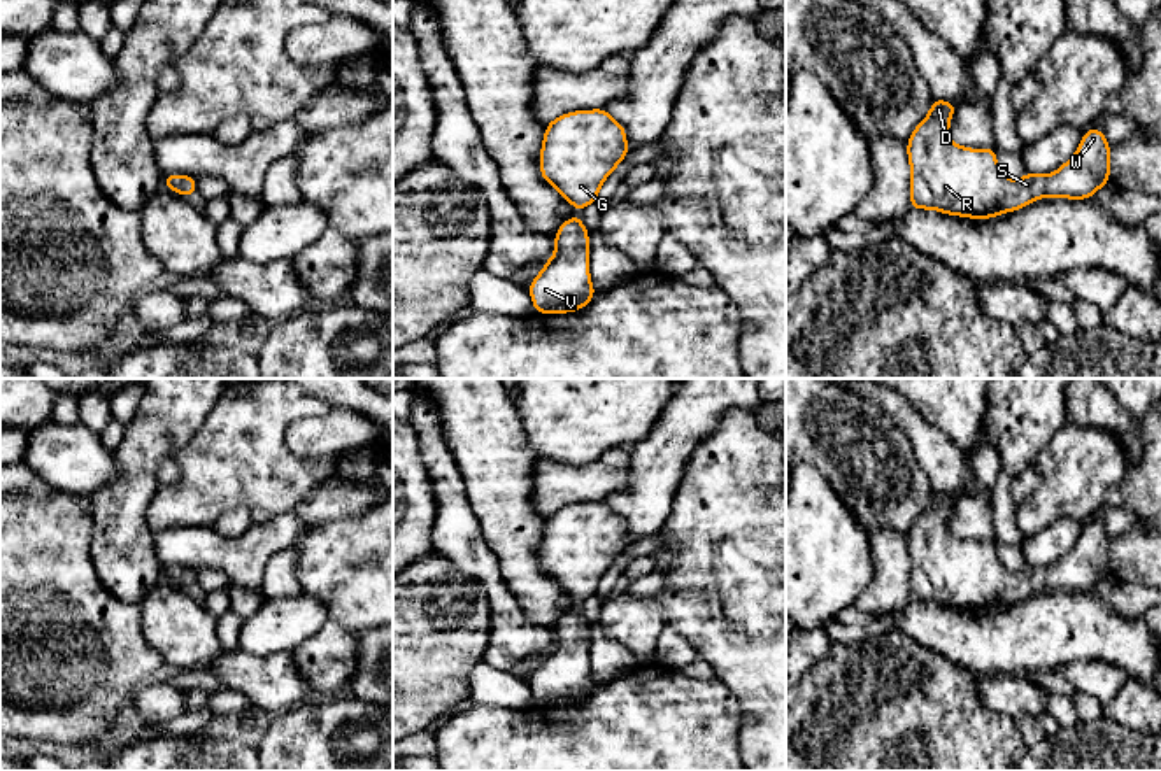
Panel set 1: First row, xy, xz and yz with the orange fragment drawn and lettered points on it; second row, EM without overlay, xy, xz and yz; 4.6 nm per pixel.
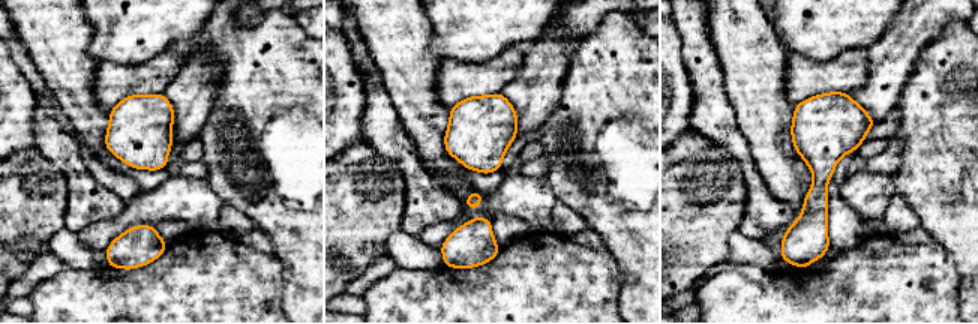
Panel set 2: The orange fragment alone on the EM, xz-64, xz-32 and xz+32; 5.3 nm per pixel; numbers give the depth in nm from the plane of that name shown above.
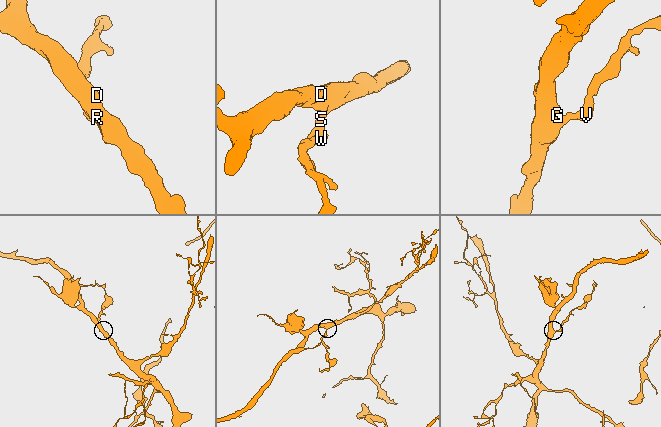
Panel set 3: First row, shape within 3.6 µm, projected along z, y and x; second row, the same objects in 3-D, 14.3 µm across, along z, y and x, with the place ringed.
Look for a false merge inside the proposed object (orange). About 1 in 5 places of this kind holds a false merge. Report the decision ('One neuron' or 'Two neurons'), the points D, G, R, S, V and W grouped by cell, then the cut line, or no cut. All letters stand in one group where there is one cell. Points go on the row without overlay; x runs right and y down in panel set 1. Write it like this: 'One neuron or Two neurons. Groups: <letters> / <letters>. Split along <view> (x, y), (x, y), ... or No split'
One neuron. Groups: D G R S V W. No split

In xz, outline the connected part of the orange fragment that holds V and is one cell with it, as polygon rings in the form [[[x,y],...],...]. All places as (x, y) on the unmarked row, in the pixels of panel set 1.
[[[568,610],[556,624],[556,645],[530,675],[537,706],[566,706],[584,701],[596,687],[589,668],[589,626],[580,610]]]

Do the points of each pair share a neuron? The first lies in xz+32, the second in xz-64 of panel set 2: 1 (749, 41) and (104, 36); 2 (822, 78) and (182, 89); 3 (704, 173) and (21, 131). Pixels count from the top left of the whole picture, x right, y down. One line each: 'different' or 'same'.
1: different
2: different
3: different

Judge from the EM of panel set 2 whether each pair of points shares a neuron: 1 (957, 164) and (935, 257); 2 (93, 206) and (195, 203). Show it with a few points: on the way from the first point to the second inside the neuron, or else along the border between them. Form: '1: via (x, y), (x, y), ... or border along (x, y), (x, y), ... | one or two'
1: border along (932, 237), (950, 254), (957, 272) | two
2: border along (126, 203), (117, 215), (99, 219), (95, 224) | two

